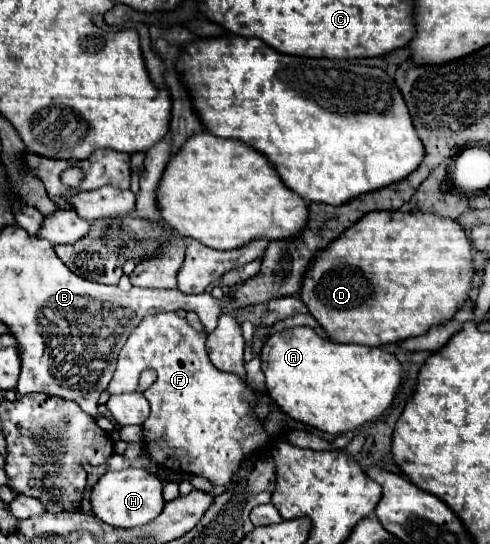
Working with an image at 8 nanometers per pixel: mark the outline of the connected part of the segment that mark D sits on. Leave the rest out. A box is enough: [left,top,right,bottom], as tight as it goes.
[300,211,472,347]

